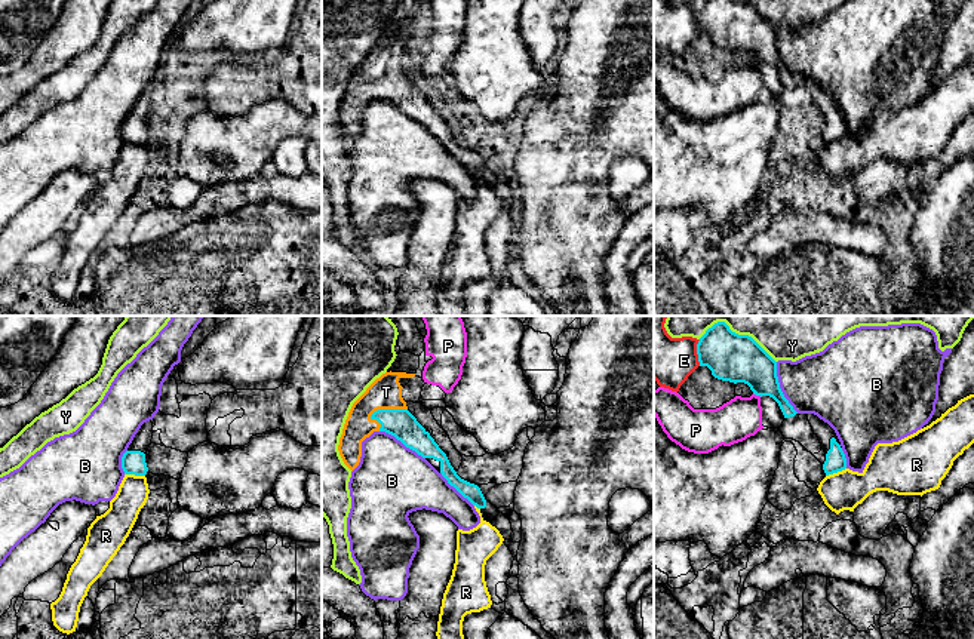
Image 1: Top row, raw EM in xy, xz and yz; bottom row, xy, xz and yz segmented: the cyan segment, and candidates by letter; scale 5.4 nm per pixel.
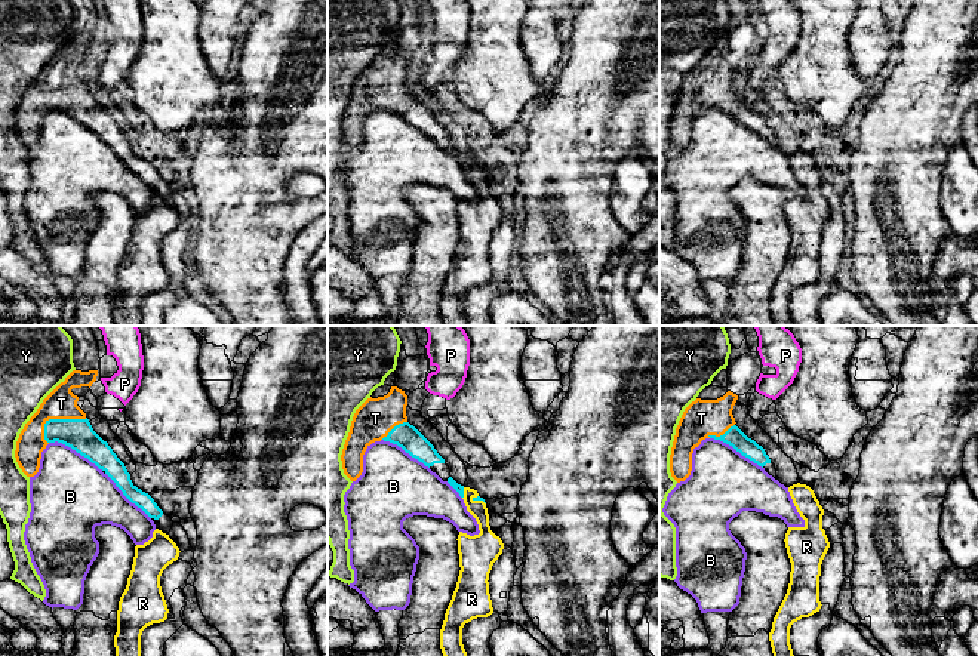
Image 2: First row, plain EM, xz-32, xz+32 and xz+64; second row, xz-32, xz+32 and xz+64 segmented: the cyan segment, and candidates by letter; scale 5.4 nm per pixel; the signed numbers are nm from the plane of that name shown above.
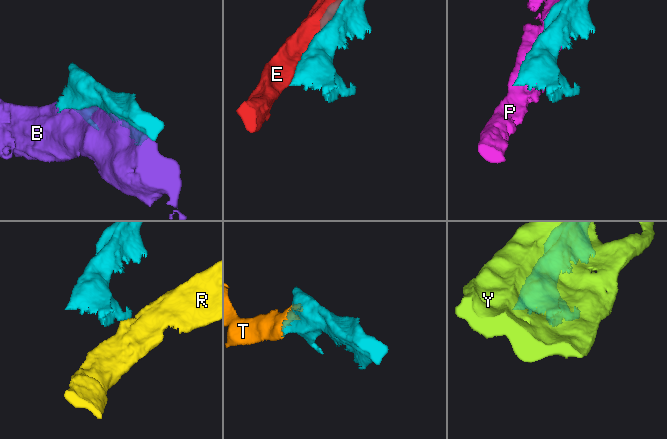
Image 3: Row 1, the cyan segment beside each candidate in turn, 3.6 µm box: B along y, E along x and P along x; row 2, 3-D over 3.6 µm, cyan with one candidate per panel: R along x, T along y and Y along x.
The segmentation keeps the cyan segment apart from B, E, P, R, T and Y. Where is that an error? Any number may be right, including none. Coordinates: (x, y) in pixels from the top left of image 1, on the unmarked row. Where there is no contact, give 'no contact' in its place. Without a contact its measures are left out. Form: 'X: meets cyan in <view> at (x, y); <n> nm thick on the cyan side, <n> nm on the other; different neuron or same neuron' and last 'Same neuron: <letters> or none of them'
B: meets cyan in yz at (779, 55); 240 nm thick on the cyan side, 340 nm on the other; different neuron
E: meets cyan in yz at (697, 21); 260 nm thick on the cyan side, 260 nm on the other; different neuron
P: meets cyan in yz at (758, 63); 260 nm thick on the cyan side, 220 nm on the other; different neuron
R: meets cyan in xy at (135, 143); 130 nm thick on the cyan side, 170 nm on the other; different neuron
T: meets cyan in xz at (387, 77); 160 nm thick on the cyan side, 180 nm on the other; same neuron
Y: meets cyan in yz at (755, 9); 260 nm thick on the cyan side, 160 nm on the other; different neuron
Same neuron: T

